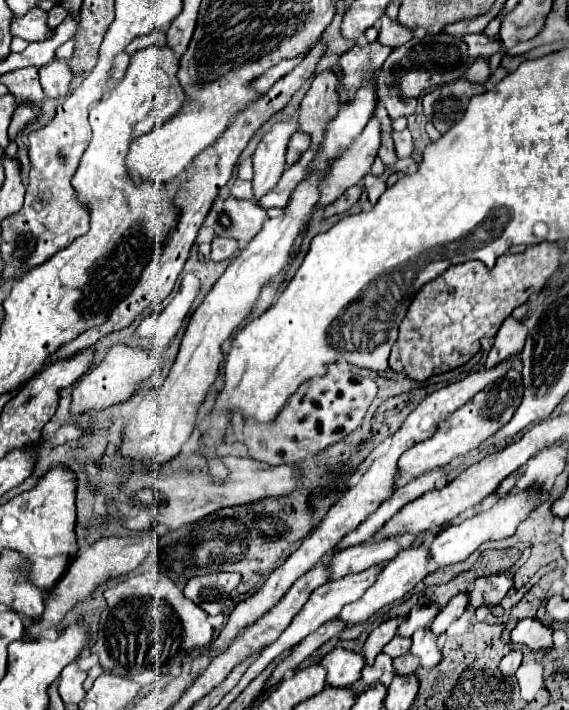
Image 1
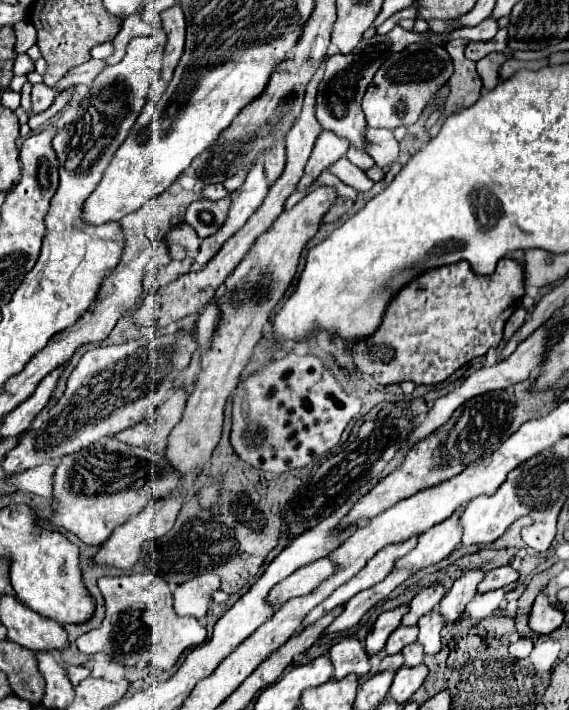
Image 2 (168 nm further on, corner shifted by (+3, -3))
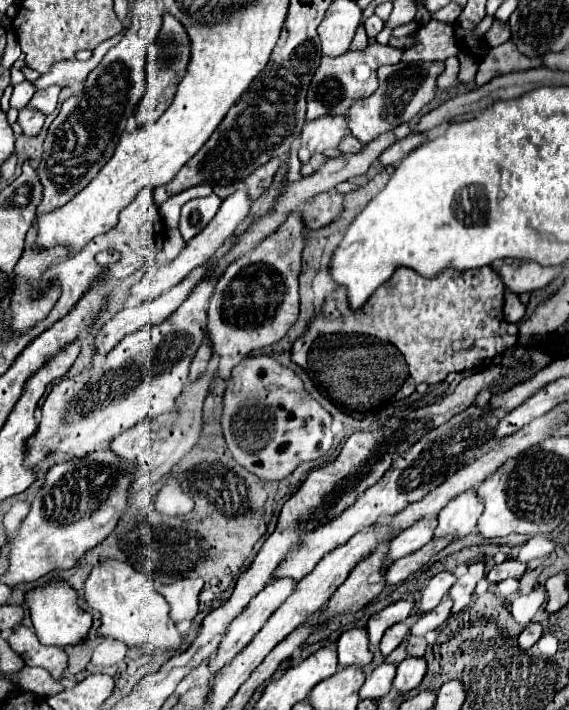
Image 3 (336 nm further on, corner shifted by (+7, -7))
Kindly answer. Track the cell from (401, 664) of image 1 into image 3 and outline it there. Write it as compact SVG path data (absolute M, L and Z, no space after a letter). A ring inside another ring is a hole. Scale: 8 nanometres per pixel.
M411 636L409 642L407 642L407 656L413 656L413 658L421 658L425 654L425 638L417 638L417 636Z

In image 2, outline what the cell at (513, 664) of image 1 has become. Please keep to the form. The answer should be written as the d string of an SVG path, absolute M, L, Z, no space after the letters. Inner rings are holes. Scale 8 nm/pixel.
M519 638L517 642L513 642L509 646L509 652L515 658L527 658L531 654L531 650L533 650L533 640L531 638Z

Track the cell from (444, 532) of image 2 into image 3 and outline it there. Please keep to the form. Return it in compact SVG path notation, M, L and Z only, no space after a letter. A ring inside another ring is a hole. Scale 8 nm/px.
M467 490L453 498L441 512L439 512L439 524L435 528L433 540L453 536L453 540L461 540L467 534L473 532L477 518L483 512L483 504L479 502L477 494L473 490Z

